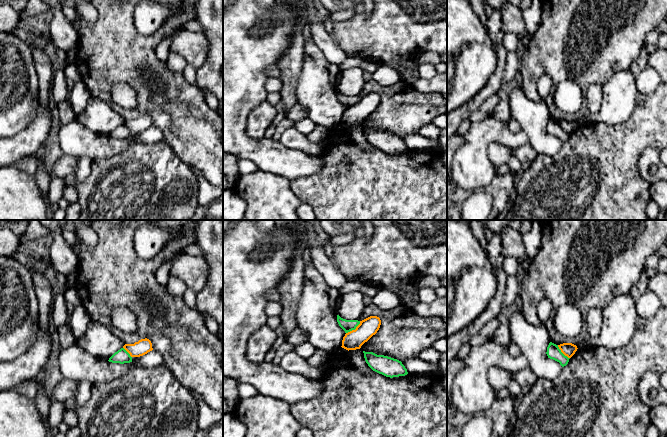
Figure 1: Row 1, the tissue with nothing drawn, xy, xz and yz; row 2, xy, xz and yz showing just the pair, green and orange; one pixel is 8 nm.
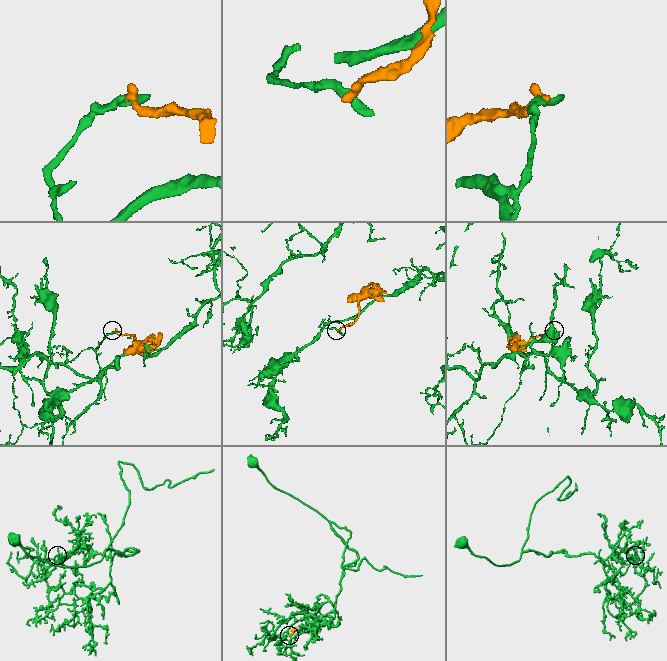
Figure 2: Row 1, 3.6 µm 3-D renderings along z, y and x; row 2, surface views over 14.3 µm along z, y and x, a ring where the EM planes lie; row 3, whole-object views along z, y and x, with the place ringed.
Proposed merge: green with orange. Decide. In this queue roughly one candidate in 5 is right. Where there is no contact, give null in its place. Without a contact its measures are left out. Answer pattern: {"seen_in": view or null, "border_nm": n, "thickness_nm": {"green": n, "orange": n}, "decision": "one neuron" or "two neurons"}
{"seen_in": "xz", "border_nm": 160, "thickness_nm": {"green": 100, "orange": 150}, "decision": "two neurons"}

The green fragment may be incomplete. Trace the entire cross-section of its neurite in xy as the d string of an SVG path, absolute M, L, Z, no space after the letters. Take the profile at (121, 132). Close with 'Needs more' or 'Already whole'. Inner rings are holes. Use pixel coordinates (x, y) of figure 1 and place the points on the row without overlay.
M121 124L117 128L115 128L109 134L108 137L112 138L112 139L124 140L124 139L130 139L130 138L132 138L132 133L130 132L130 130L124 124Z. Already whole

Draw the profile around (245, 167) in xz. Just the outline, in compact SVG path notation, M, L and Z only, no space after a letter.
M239 159L238 168L239 168L240 176L253 173L258 169L255 163L253 163L252 161L245 160L245 159Z

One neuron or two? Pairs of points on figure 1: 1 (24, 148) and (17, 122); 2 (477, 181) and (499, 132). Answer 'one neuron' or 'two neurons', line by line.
1: two neurons
2: one neuron

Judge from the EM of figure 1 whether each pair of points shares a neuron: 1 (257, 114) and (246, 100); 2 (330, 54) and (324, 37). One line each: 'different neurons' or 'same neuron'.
1: different neurons
2: same neuron

